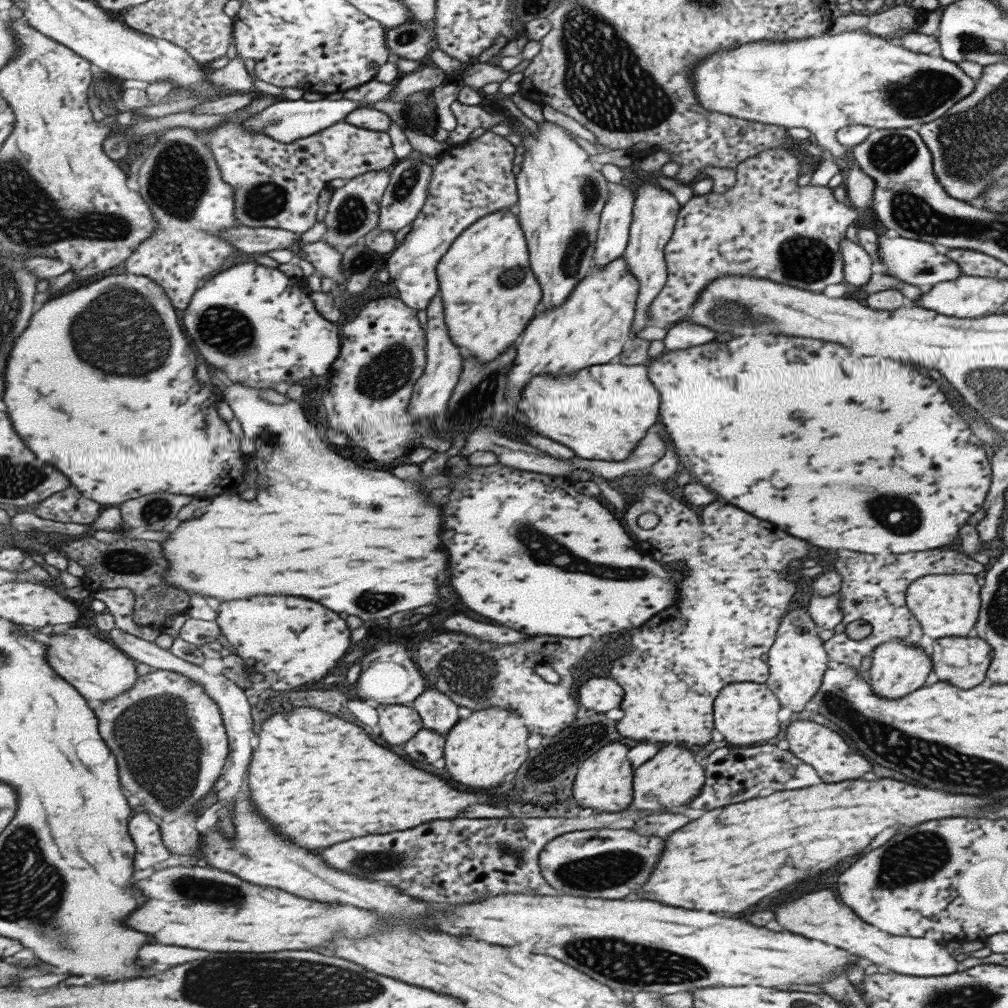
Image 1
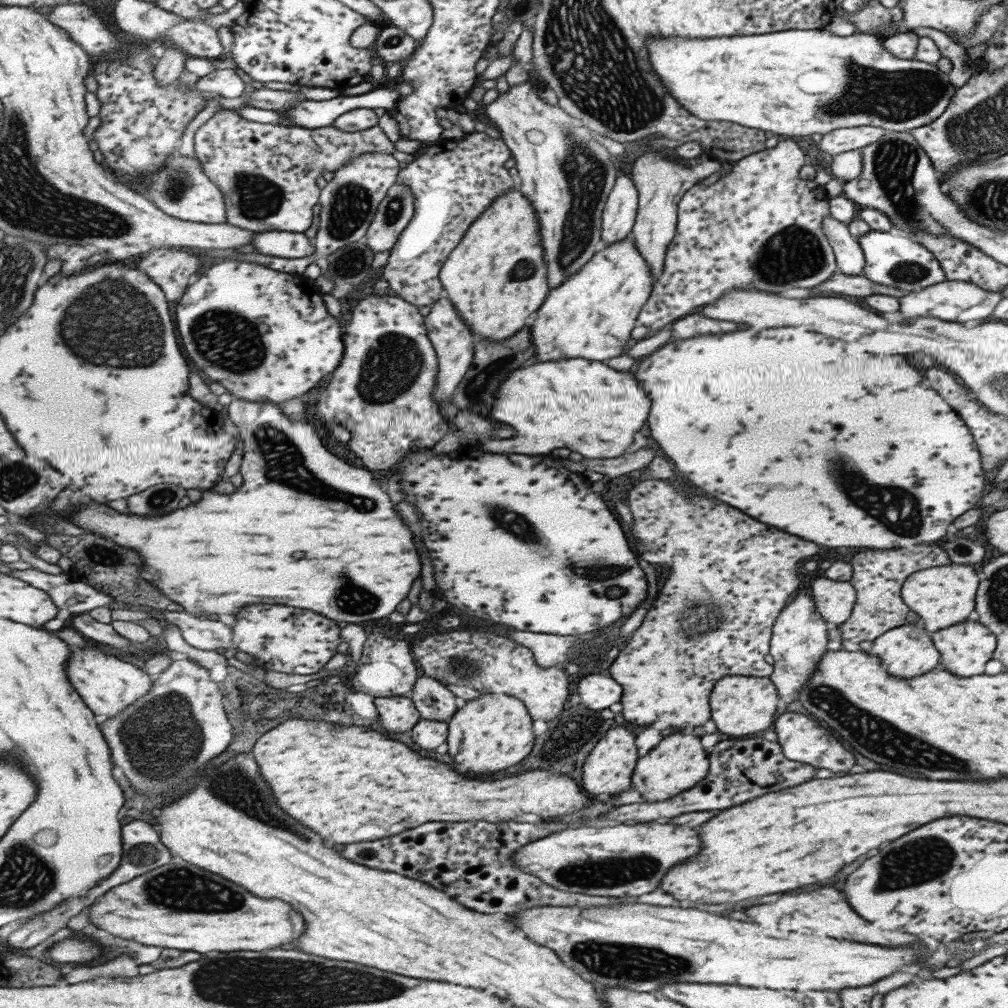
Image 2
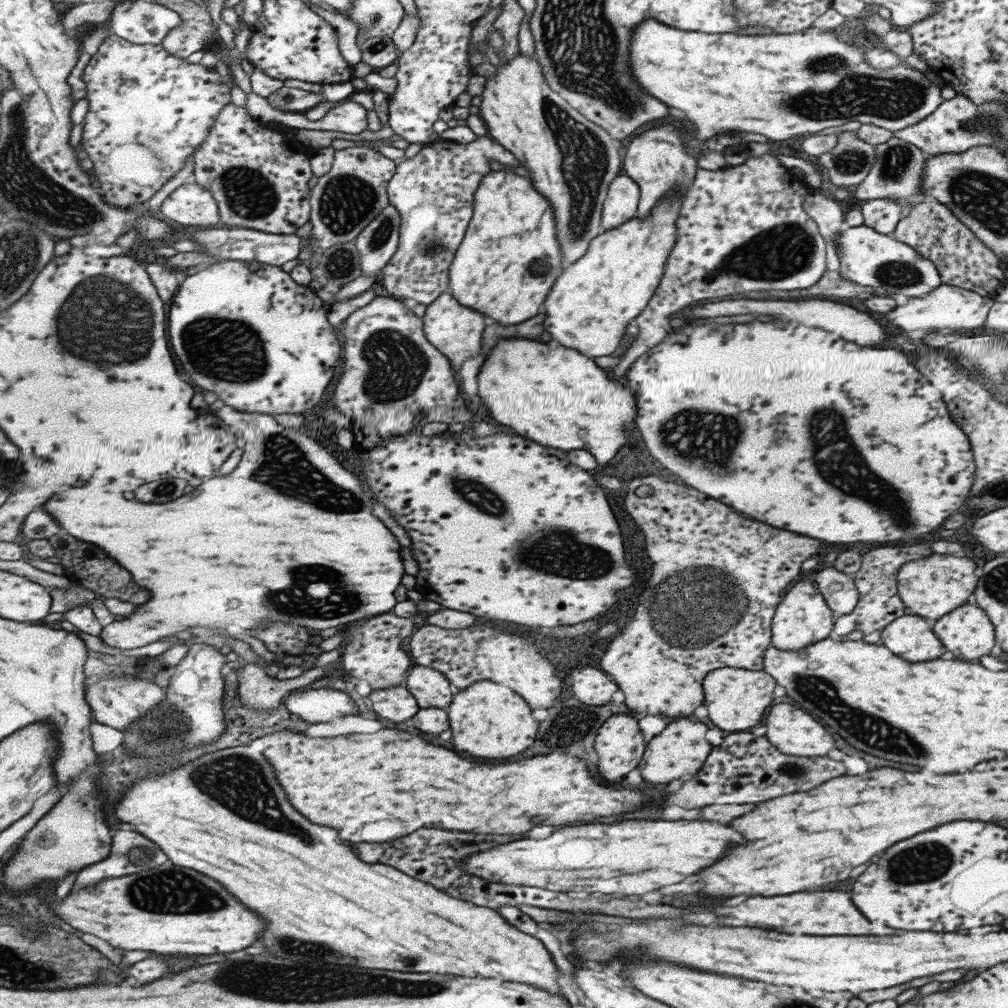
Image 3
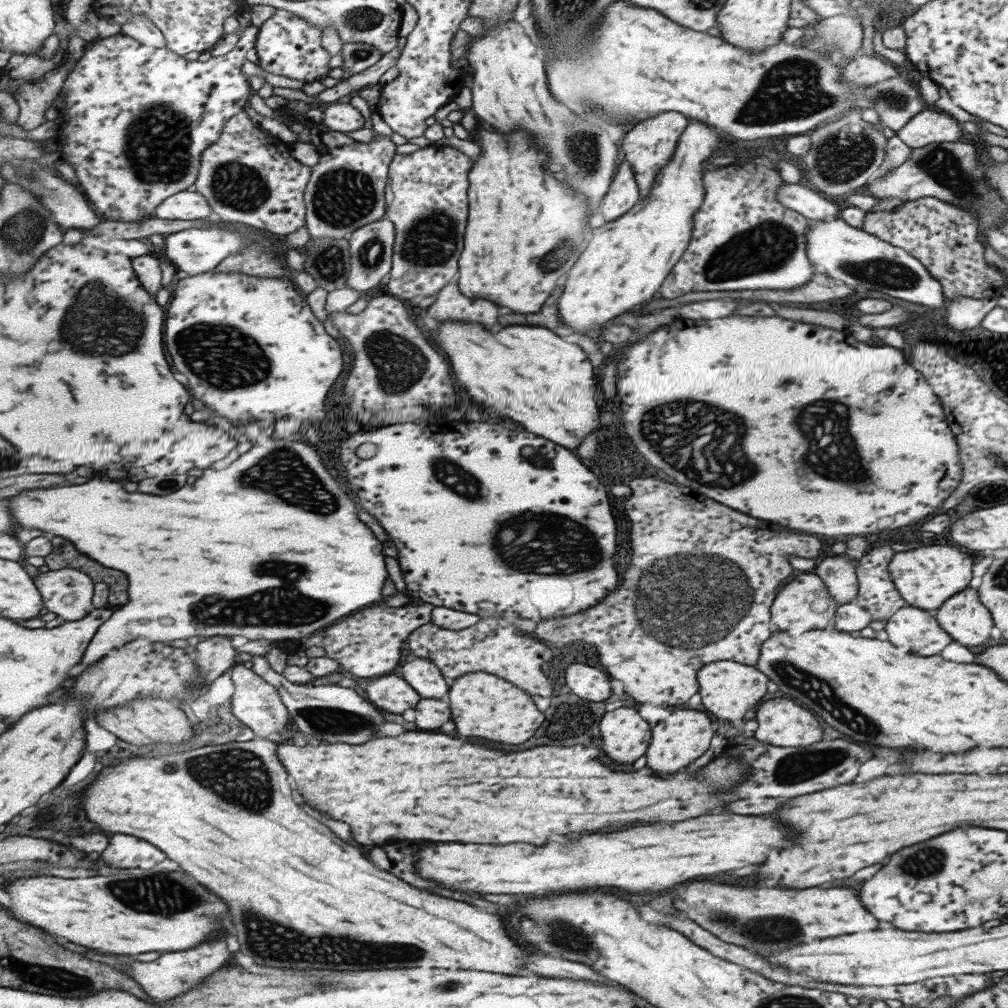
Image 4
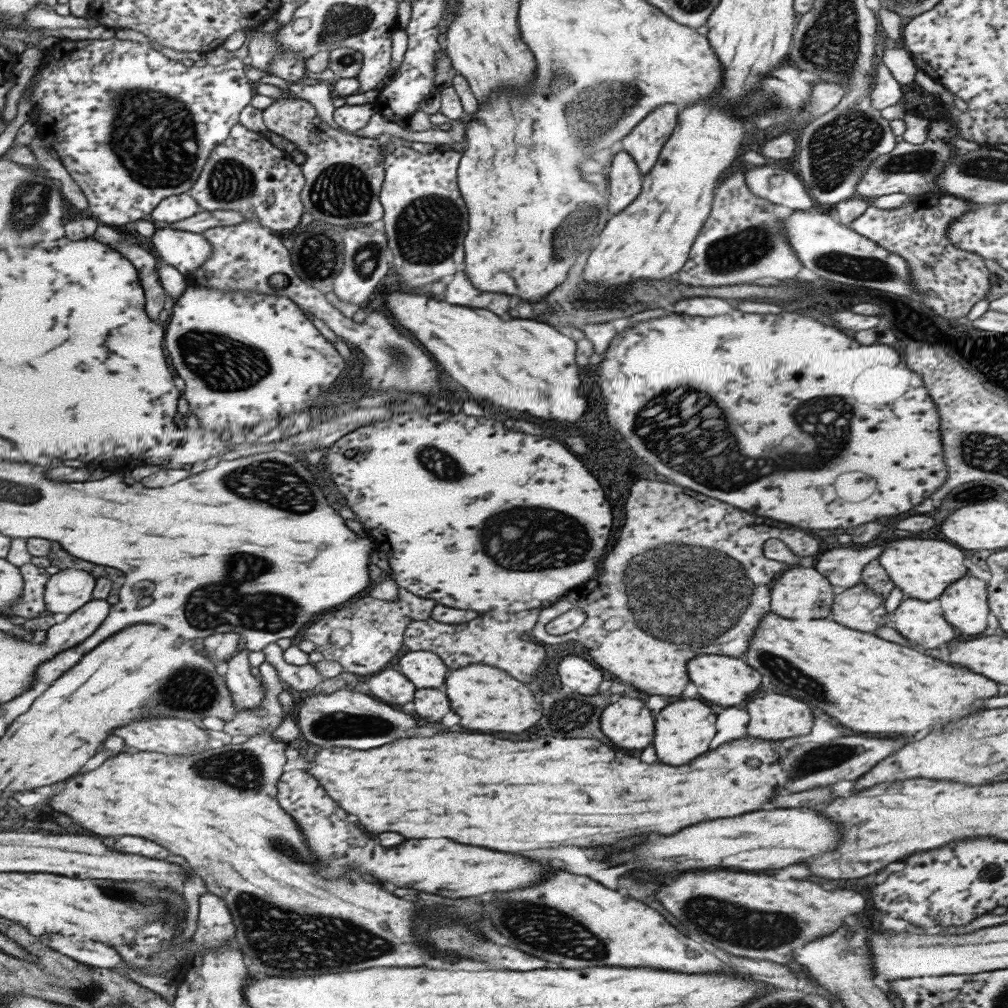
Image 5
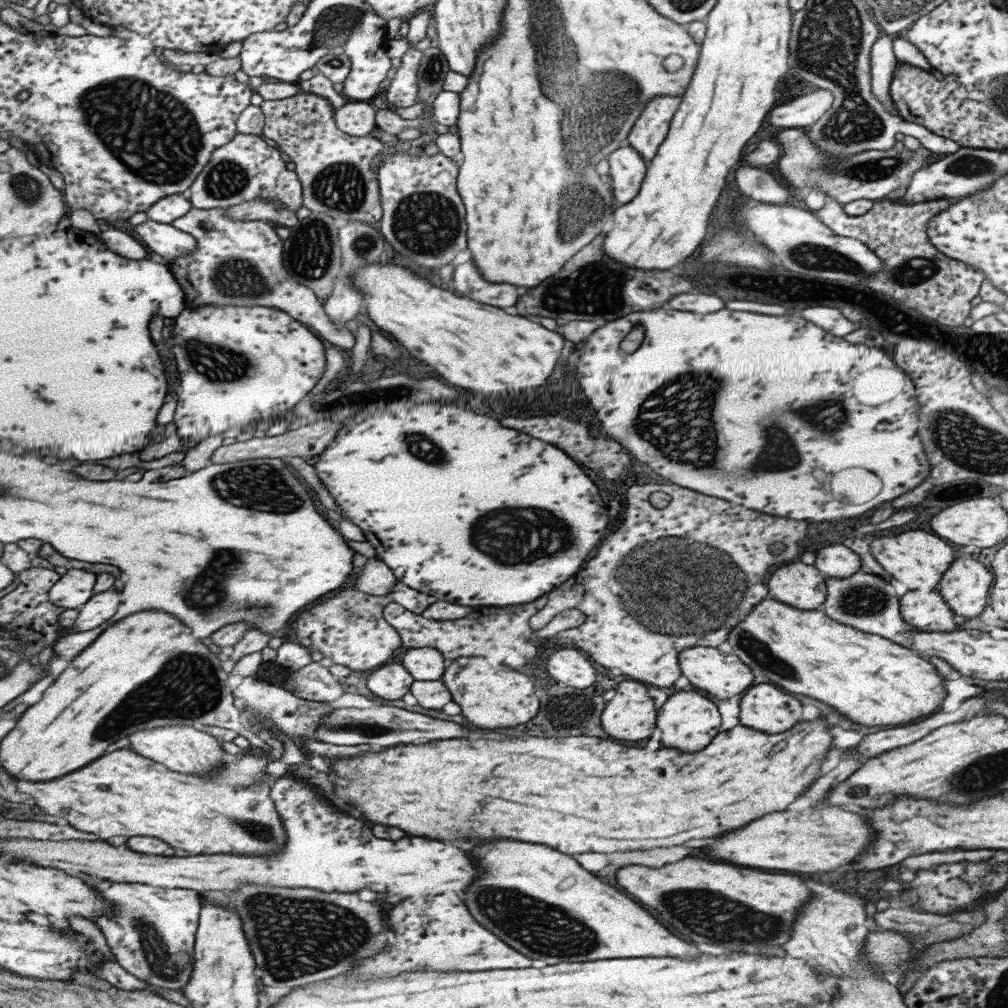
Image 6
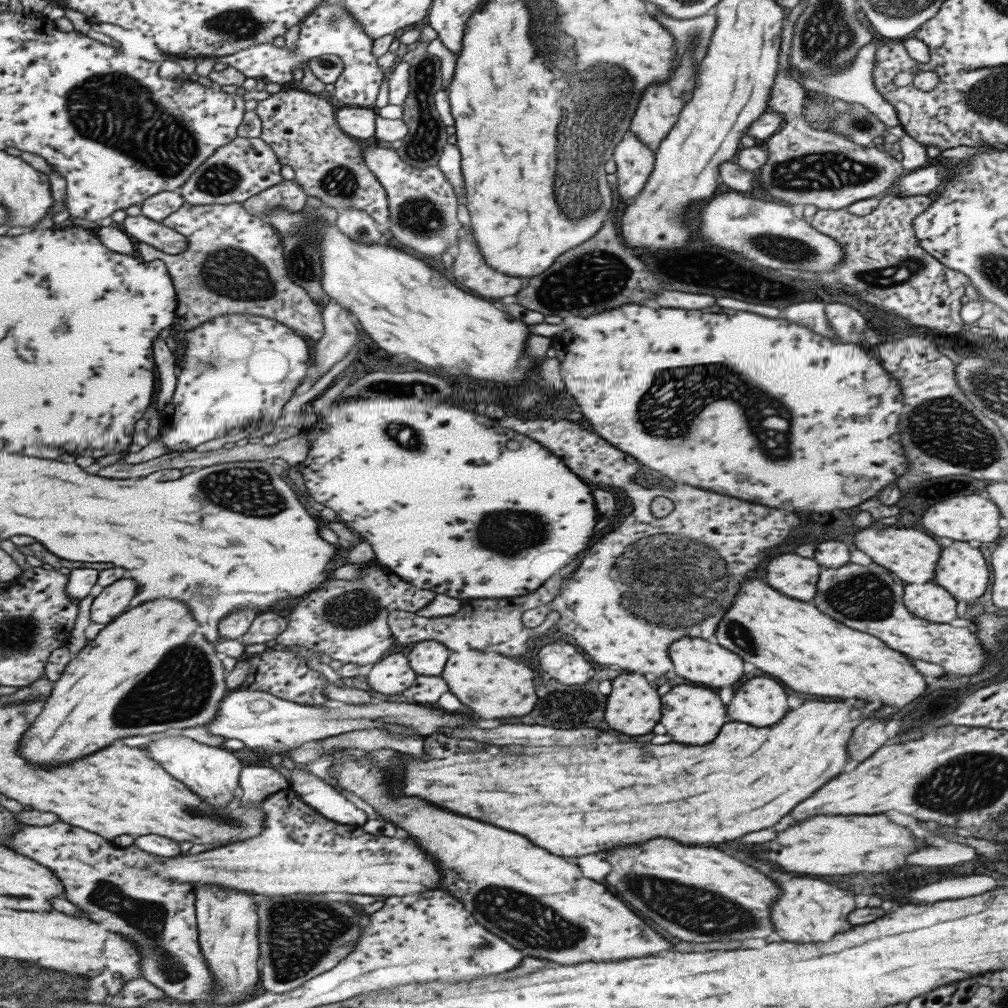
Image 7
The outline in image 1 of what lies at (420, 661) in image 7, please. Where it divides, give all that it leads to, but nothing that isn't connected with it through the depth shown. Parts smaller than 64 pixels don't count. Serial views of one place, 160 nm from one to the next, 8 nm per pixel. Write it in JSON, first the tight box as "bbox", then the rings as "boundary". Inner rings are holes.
{"bbox":[411,686,458,736],"boundary":[[[427,686],[411,704],[420,717],[422,728],[445,736],[457,723],[458,706],[442,692]]]}

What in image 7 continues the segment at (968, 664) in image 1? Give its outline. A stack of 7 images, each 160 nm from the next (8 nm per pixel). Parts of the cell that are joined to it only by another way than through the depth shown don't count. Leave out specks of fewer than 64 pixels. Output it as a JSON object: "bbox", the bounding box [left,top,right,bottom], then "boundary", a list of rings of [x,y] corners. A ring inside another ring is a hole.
{"bbox":[934,541,989,605],"boundary":[[[963,541],[940,547],[934,576],[935,584],[944,588],[956,602],[962,600],[967,605],[973,604],[989,584],[989,570],[981,551]]]}

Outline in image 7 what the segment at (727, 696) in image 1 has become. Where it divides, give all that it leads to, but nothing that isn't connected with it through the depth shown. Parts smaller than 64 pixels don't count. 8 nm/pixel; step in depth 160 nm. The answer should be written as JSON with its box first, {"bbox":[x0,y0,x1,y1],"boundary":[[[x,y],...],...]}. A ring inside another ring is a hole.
{"bbox":[667,636,743,690],"boundary":[[[682,636],[671,644],[671,648],[667,650],[669,660],[673,662],[673,670],[677,676],[691,680],[695,684],[705,684],[707,688],[715,686],[715,690],[720,688],[729,688],[731,684],[735,684],[743,670],[741,670],[741,658],[735,656],[733,652],[729,652],[726,648],[718,644],[711,644],[702,638],[691,638],[690,636]]]}

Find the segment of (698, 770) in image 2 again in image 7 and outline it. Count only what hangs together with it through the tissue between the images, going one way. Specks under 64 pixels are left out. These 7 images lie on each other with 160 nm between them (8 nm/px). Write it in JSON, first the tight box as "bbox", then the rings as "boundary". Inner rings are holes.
{"bbox":[659,684,725,746],"boundary":[[[679,684],[661,696],[661,720],[659,720],[659,724],[665,726],[665,732],[671,736],[673,742],[691,744],[691,746],[707,744],[715,738],[719,728],[725,724],[723,718],[725,718],[723,704],[719,702],[717,694],[713,694],[711,690],[705,690],[705,686],[699,688],[699,686]]]}

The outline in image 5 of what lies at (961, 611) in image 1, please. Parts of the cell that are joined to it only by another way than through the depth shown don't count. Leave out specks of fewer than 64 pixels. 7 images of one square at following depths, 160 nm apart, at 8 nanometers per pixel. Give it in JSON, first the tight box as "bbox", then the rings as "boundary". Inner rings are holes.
{"bbox":[878,538,967,601],"boundary":[[[919,538],[895,540],[885,544],[878,561],[892,584],[901,590],[904,597],[922,601],[937,599],[947,585],[967,574],[967,569],[961,563],[963,552],[947,542],[947,540],[919,540]]]}

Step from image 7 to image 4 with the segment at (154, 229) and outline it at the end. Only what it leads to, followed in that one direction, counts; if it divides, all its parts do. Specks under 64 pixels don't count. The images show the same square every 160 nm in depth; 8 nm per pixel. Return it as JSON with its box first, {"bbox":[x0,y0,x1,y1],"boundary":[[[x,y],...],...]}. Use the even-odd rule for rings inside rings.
{"bbox":[161,226,249,276],"boundary":[[[212,226],[205,229],[191,228],[166,235],[163,243],[164,246],[161,249],[165,252],[164,257],[169,259],[169,264],[175,265],[176,271],[183,270],[188,276],[195,276],[213,270],[223,258],[239,254],[249,241],[245,239],[245,234],[237,231],[223,231]]]}

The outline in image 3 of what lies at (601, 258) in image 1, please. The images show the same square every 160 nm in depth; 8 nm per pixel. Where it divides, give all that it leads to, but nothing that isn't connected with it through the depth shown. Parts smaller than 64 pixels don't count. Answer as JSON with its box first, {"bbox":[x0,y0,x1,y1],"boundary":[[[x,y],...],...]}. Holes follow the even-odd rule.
{"bbox":[601,174,638,232],"boundary":[[[624,174],[615,175],[615,178],[609,183],[606,197],[602,202],[601,232],[609,232],[613,228],[619,228],[620,224],[635,217],[638,198],[637,183]]]}

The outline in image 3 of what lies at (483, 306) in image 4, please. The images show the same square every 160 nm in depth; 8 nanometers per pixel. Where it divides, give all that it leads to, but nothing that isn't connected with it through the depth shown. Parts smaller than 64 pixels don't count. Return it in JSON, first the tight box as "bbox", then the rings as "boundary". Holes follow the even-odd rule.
{"bbox":[420,290,485,372],"boundary":[[[448,290],[426,306],[420,319],[426,339],[448,358],[449,368],[452,372],[459,370],[463,360],[467,360],[479,352],[483,326],[485,326],[483,316],[475,310],[471,312],[471,308],[463,308],[461,304],[453,300],[453,296],[449,294]]]}

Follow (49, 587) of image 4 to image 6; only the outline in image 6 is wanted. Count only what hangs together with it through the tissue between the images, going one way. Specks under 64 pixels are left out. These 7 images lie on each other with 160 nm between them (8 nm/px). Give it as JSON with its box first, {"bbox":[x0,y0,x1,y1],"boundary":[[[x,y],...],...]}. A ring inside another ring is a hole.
{"bbox":[51,570,98,608],"boundary":[[[67,570],[57,584],[51,589],[51,600],[57,606],[67,608],[81,608],[93,595],[98,574],[91,574],[86,570]]]}

